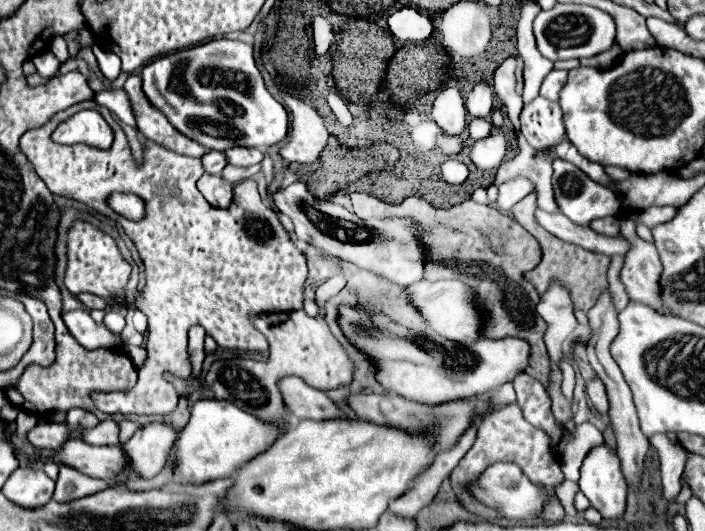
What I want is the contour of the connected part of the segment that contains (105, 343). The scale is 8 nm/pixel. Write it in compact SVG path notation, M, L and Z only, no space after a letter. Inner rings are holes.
M70 310L62 314L66 328L84 348L112 348L120 346L120 336L112 334L104 324L96 324L88 312Z

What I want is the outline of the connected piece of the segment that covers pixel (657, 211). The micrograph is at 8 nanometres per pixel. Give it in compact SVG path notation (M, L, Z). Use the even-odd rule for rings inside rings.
M654 206L654 208L642 210L640 222L646 224L648 228L654 228L654 226L658 226L658 224L668 222L670 218L674 218L674 214L676 214L676 208L672 208L672 206Z

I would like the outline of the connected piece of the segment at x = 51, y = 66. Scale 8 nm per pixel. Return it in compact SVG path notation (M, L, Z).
M50 50L35 55L34 58L32 58L32 62L34 62L34 66L36 66L36 72L38 72L42 78L54 77L61 65Z

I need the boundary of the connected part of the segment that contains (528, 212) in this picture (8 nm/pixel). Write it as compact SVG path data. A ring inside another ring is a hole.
M528 194L526 198L522 198L518 204L514 204L514 208L510 210L514 220L526 228L542 246L542 262L530 272L530 282L534 284L534 288L538 290L540 296L544 296L544 292L550 288L550 284L554 280L558 280L568 292L570 292L570 298L572 298L572 306L574 310L584 310L588 312L598 296L608 288L608 266L610 266L610 258L608 256L602 256L602 254L594 254L594 252L588 252L580 246L574 246L574 244L566 244L562 240L558 240L556 236L550 236L544 228L538 228L536 220L534 220L534 210L536 210L536 194Z

